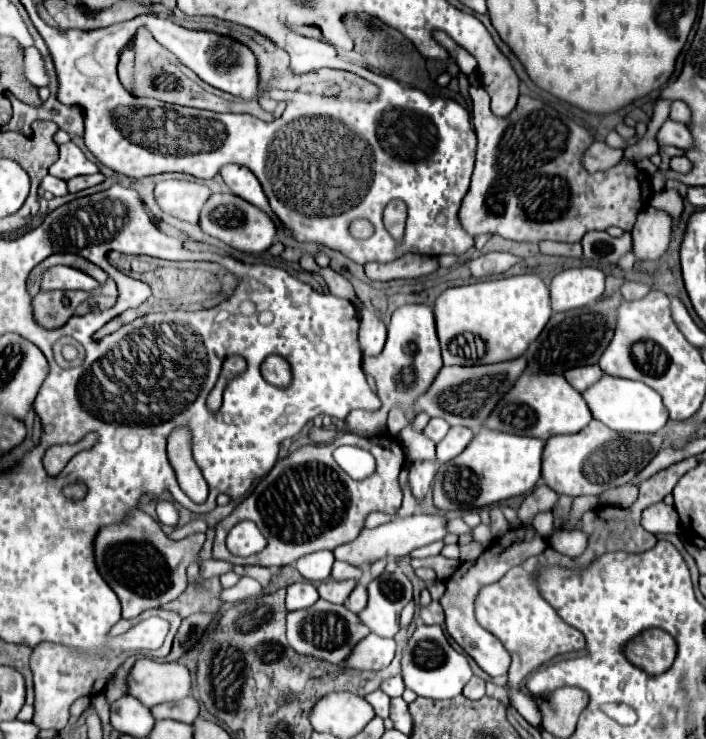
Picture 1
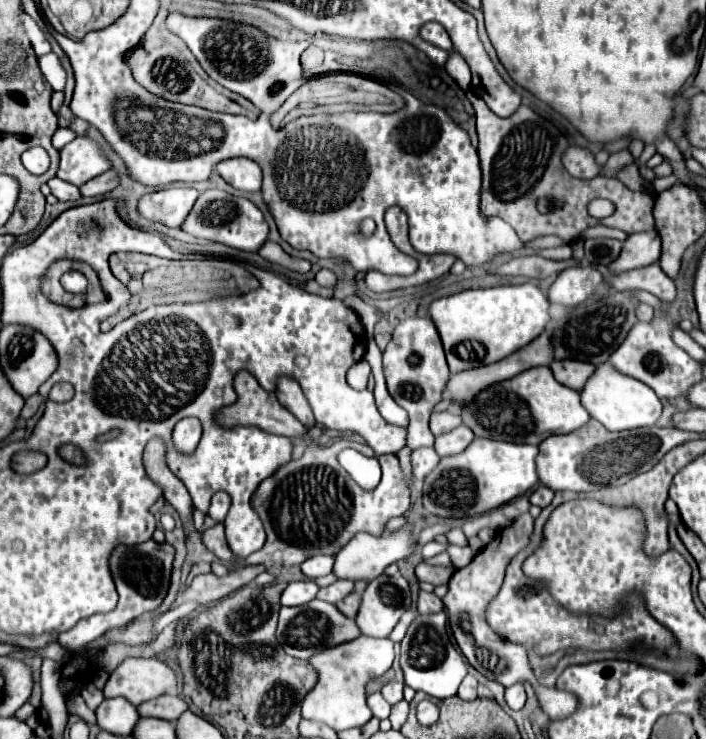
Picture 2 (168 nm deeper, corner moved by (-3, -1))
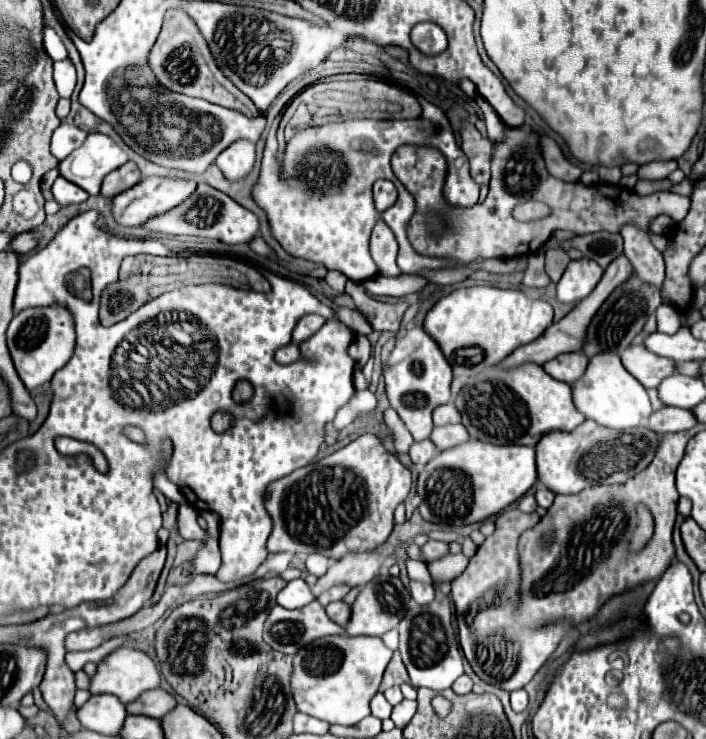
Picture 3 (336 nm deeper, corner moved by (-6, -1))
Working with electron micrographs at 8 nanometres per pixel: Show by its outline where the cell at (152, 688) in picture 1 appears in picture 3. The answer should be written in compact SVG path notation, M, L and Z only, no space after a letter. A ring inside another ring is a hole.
M118 647L116 651L112 651L110 655L106 655L100 663L96 673L90 677L90 693L110 693L116 695L122 703L132 703L142 691L148 689L156 689L160 687L160 671L154 665L154 661L138 651L138 649L126 649L126 647Z

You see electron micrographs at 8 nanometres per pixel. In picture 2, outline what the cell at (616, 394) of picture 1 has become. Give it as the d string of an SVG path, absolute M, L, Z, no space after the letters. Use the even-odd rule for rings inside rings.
M601 363L595 371L597 373L587 381L587 385L581 391L581 403L593 419L597 419L609 431L625 431L657 425L663 405L649 385L633 377L625 377L623 373L615 371L615 367L611 367L609 363Z

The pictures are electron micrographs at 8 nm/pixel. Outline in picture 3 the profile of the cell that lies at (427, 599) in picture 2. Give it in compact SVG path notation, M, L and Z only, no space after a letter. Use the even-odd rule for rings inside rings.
M410 581L410 595L418 605L426 605L434 599L434 589L428 583L420 583L420 581Z

